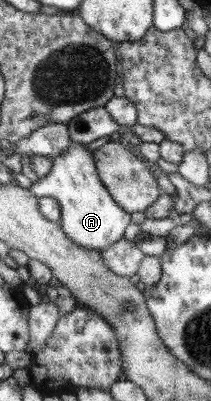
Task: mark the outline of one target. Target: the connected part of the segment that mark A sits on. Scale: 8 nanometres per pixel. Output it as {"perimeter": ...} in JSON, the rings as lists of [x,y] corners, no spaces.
{"perimeter":[[[71,141],[60,156],[49,160],[51,162],[49,173],[30,183],[27,189],[38,199],[41,196],[51,196],[57,200],[60,208],[58,224],[63,233],[73,243],[95,251],[101,251],[123,239],[123,230],[130,223],[129,213],[117,206],[101,184],[92,152],[89,152],[85,145]]]}

